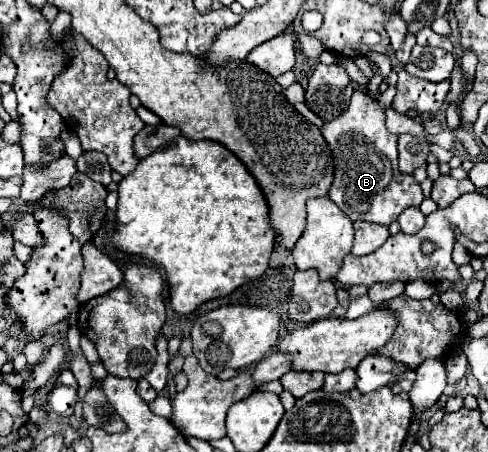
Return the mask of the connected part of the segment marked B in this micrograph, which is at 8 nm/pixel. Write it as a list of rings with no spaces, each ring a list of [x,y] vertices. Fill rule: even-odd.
[[[356,89],[350,107],[336,121],[320,127],[334,159],[334,181],[328,197],[352,219],[390,225],[406,207],[418,207],[424,199],[420,183],[398,169],[396,135],[386,129],[386,115],[376,99]]]

